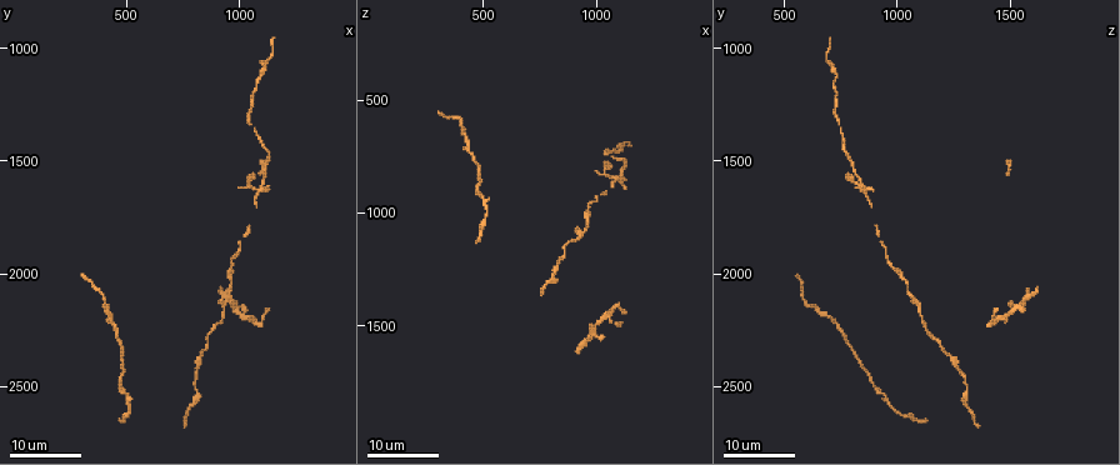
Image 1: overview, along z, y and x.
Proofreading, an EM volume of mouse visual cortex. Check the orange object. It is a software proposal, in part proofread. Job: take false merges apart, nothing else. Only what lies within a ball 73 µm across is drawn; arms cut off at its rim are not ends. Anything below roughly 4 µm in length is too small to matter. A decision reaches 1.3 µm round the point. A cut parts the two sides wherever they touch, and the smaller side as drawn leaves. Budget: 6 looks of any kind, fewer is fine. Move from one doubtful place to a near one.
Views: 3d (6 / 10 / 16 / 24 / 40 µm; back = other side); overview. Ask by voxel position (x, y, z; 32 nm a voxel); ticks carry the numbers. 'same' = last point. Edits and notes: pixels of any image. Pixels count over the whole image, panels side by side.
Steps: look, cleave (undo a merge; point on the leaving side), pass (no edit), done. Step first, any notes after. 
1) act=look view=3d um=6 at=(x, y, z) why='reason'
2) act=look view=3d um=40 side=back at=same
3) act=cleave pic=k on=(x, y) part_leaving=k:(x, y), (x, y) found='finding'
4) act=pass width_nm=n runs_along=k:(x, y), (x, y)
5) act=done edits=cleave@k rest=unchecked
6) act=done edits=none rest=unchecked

act=look view=3d um=16 at=(1070, 1640, 850) why='four or more arms meet'

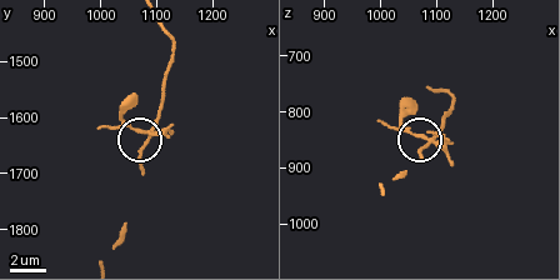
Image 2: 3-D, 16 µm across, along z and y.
act=look view=3d um=10 at=(1075, 1625, 845) why='closer look'

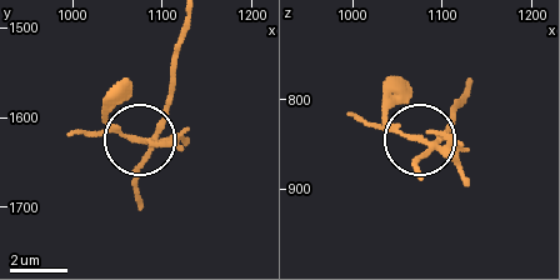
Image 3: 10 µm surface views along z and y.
act=cleave pic=3 on=(461, 168) width_nm=170 part_leaving=3:(433, 140), (406, 138), (386, 119), (404, 85) found='two cells meet here'

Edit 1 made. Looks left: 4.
act=look view=overview why='redraw'

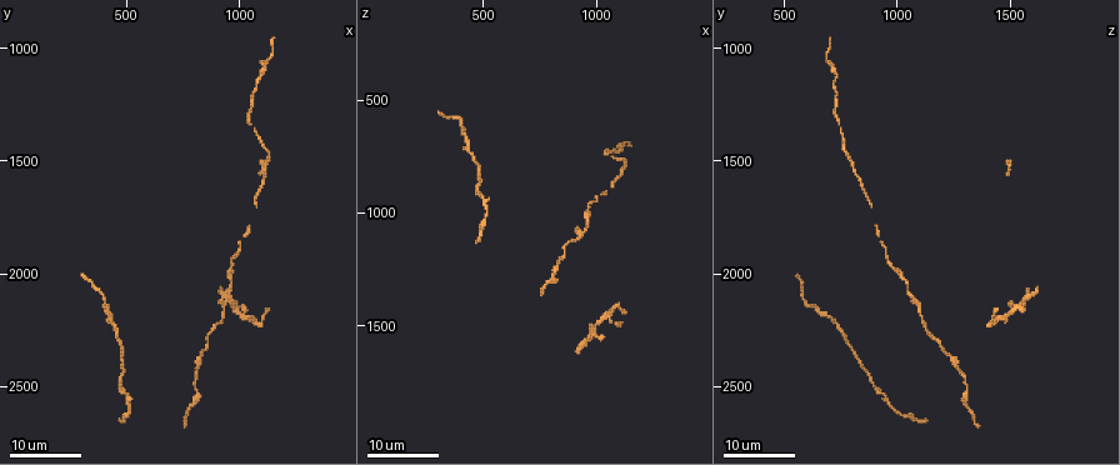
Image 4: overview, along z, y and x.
act=look view=3d um=24 at=(960, 2030, 1040)

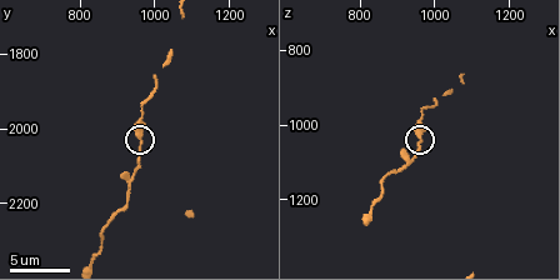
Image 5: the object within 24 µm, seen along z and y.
act=look view=3d um=10 at=(970, 2030, 1040)

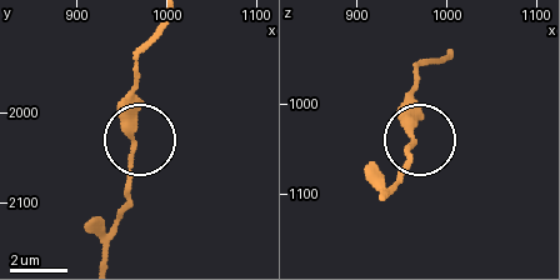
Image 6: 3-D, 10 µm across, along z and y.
act=pass runs_along=6:(105, 258), (134, 171), (134, 81) found='continuous, no second cell'

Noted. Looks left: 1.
act=done edits=cleave@3 rest=unchecked

